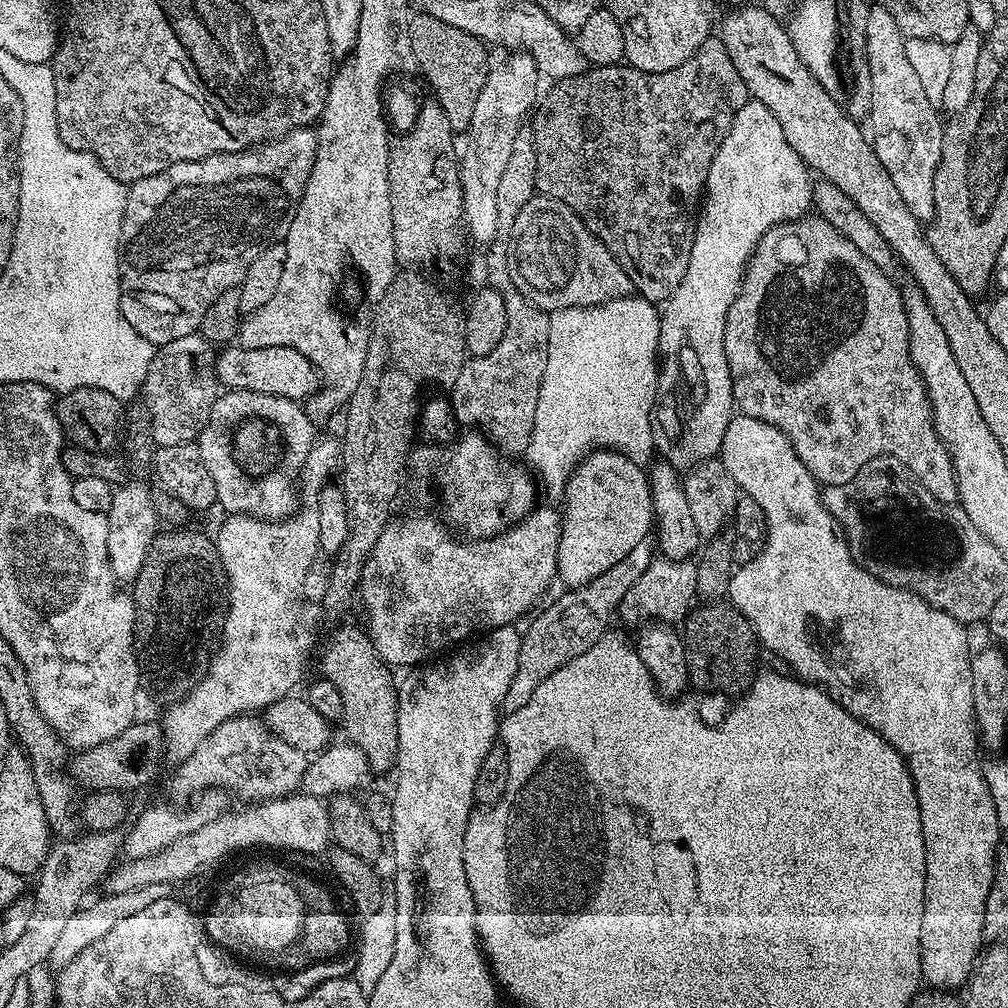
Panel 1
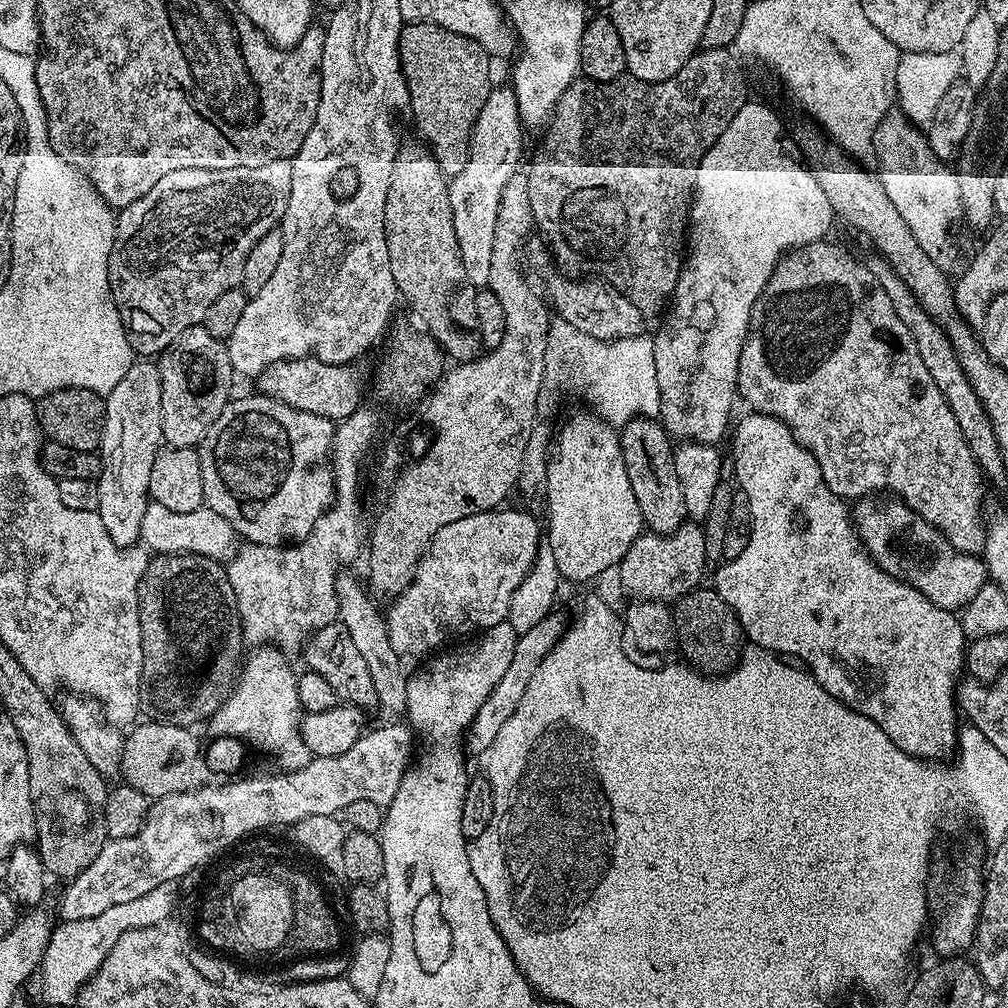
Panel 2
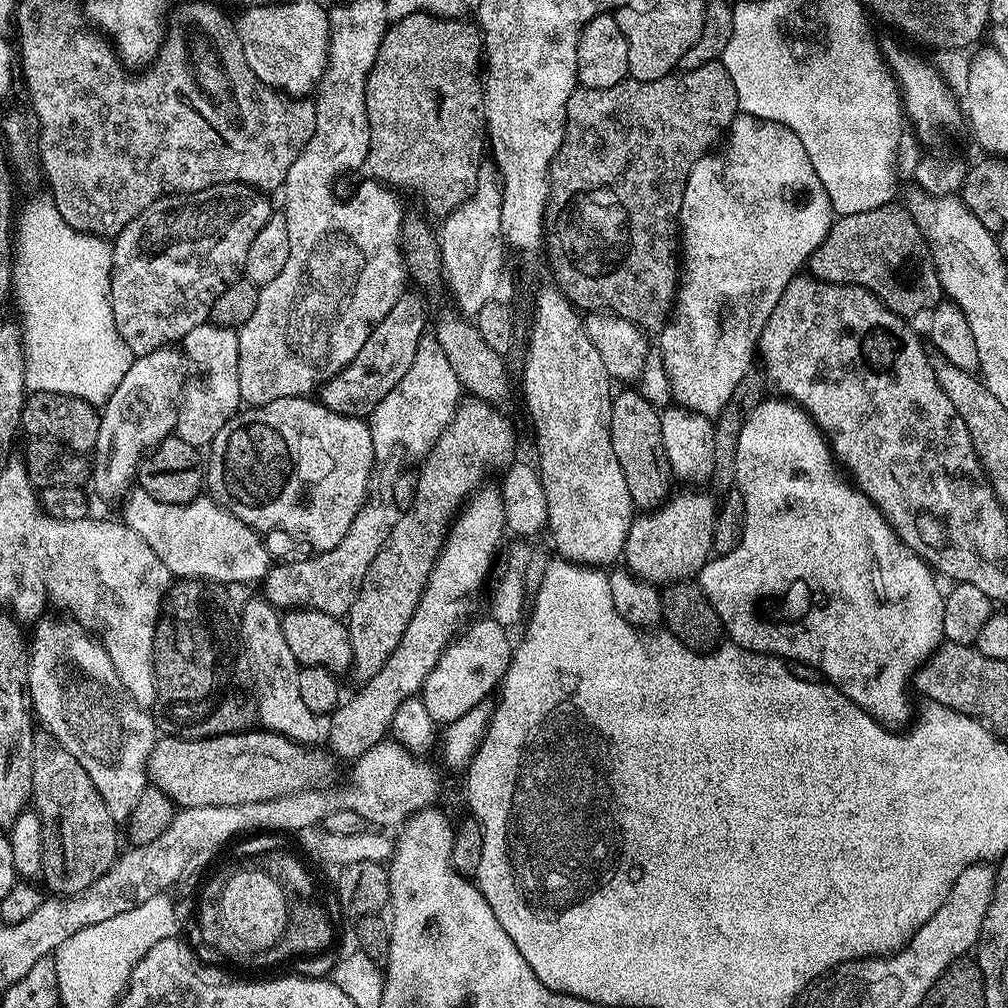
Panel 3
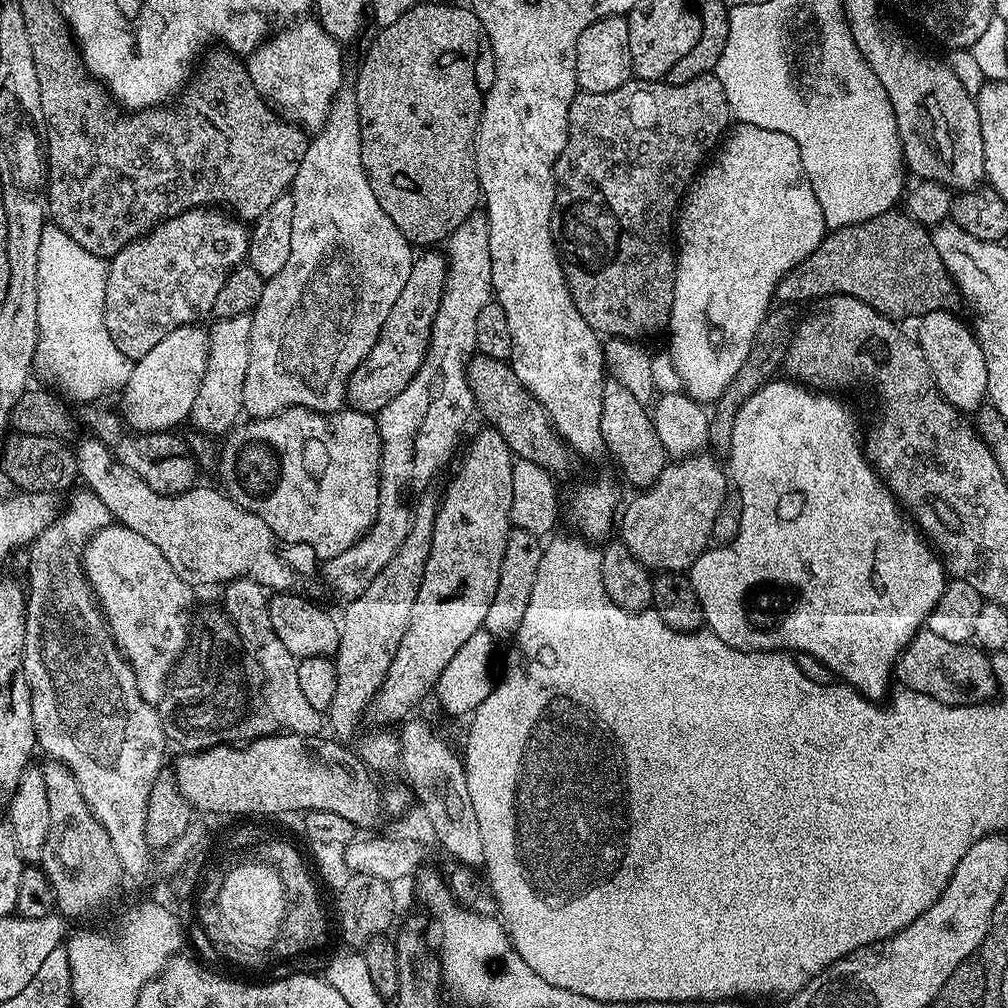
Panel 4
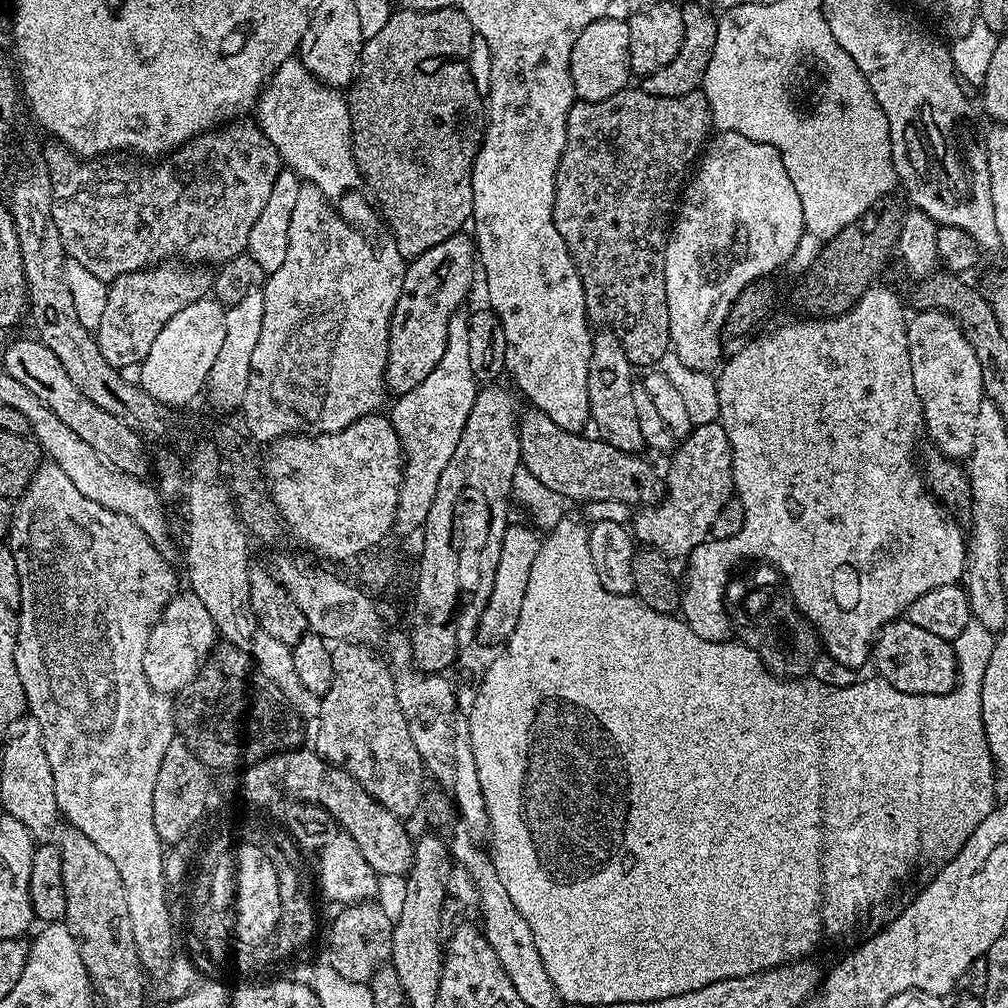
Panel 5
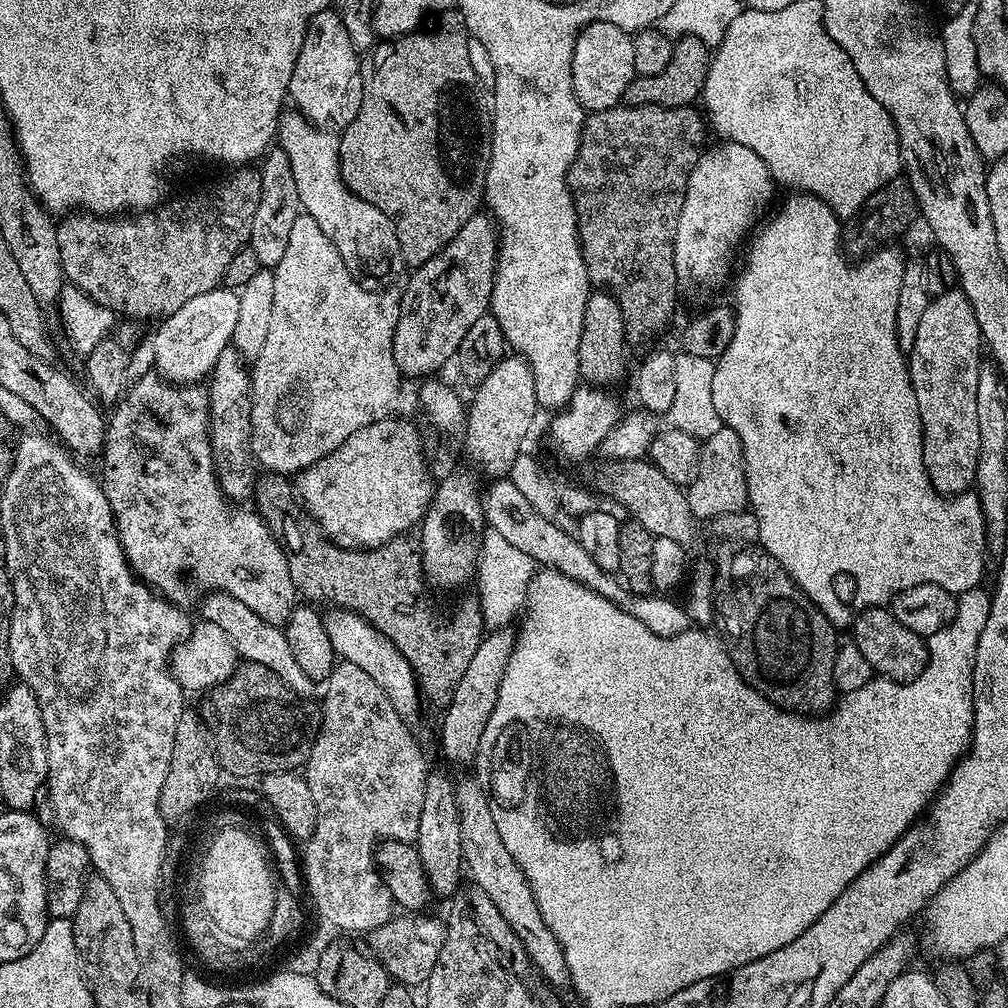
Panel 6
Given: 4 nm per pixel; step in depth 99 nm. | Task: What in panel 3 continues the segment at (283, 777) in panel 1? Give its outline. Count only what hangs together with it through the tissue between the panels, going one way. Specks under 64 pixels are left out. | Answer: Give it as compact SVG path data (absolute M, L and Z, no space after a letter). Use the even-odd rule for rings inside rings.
M267 599L252 600L243 609L239 609L240 639L246 649L246 656L252 659L252 668L256 671L256 712L260 715L263 727L267 730L283 729L290 736L300 740L315 739L316 729L322 724L318 717L302 702L298 691L298 674L301 665L296 663L294 654L290 654L290 645L286 643L286 634L282 634L281 613Z

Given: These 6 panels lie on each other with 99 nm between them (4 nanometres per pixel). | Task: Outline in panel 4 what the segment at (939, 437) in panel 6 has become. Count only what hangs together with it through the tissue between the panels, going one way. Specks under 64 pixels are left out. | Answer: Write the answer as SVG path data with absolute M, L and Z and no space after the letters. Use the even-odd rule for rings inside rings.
M945 310L919 317L917 324L920 325L914 331L914 339L920 345L928 373L932 375L932 383L940 397L961 413L968 414L968 411L971 413L985 403L988 383L982 379L980 345L970 342L969 325L967 328L958 317L952 315L956 314Z

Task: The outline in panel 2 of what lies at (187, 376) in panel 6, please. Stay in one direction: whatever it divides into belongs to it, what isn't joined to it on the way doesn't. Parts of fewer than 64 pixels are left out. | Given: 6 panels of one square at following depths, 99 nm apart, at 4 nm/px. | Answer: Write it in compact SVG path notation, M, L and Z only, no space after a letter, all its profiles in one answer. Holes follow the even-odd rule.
M148 358L137 359L126 370L122 382L107 393L104 402L104 429L98 455L100 474L98 486L98 512L106 534L121 550L133 547L140 540L142 518L150 503L150 470L154 458L164 444L162 434L162 378L159 367Z

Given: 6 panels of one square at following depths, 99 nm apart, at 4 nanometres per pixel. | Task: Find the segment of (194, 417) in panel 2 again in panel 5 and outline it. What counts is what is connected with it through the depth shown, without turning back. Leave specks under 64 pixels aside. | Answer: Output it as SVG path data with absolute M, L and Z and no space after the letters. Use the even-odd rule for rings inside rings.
M255 290L247 294L238 305L229 307L225 311L226 318L226 338L222 338L222 346L218 350L218 358L214 358L214 366L208 375L206 385L206 396L212 399L212 404L216 408L236 408L239 409L244 403L246 386L250 382L250 358L254 358L254 346L258 346L258 333L262 331L262 310L264 309L263 291Z

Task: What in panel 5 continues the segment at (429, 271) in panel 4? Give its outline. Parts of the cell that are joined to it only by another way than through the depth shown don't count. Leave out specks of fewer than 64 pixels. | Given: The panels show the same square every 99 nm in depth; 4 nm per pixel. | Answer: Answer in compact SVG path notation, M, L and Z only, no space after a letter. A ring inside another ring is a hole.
M464 235L438 242L438 246L426 250L426 254L405 267L402 294L398 294L388 331L386 388L389 393L401 396L414 390L414 386L426 382L430 370L442 359L448 341L448 319L461 311L460 303L472 288L472 271L478 268L473 237Z

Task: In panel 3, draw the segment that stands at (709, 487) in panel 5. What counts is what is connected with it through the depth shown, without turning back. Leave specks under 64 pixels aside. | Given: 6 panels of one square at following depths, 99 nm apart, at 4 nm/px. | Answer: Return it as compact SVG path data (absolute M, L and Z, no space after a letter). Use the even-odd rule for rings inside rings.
M684 490L681 496L673 495L658 510L633 519L622 557L623 563L628 563L625 564L627 571L657 586L688 582L699 577L713 555L712 535L718 511L717 501L700 492L703 491Z

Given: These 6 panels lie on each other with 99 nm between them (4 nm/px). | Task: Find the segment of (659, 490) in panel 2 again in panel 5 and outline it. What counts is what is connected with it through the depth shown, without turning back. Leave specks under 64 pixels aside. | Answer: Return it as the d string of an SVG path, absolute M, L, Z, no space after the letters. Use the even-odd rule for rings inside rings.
M600 330L592 337L592 353L590 354L590 366L588 367L588 414L591 427L596 427L595 435L604 440L610 446L614 446L623 452L640 454L645 451L646 445L643 440L641 427L635 417L632 387L634 385L634 367L627 360L626 352L621 342L611 331Z

